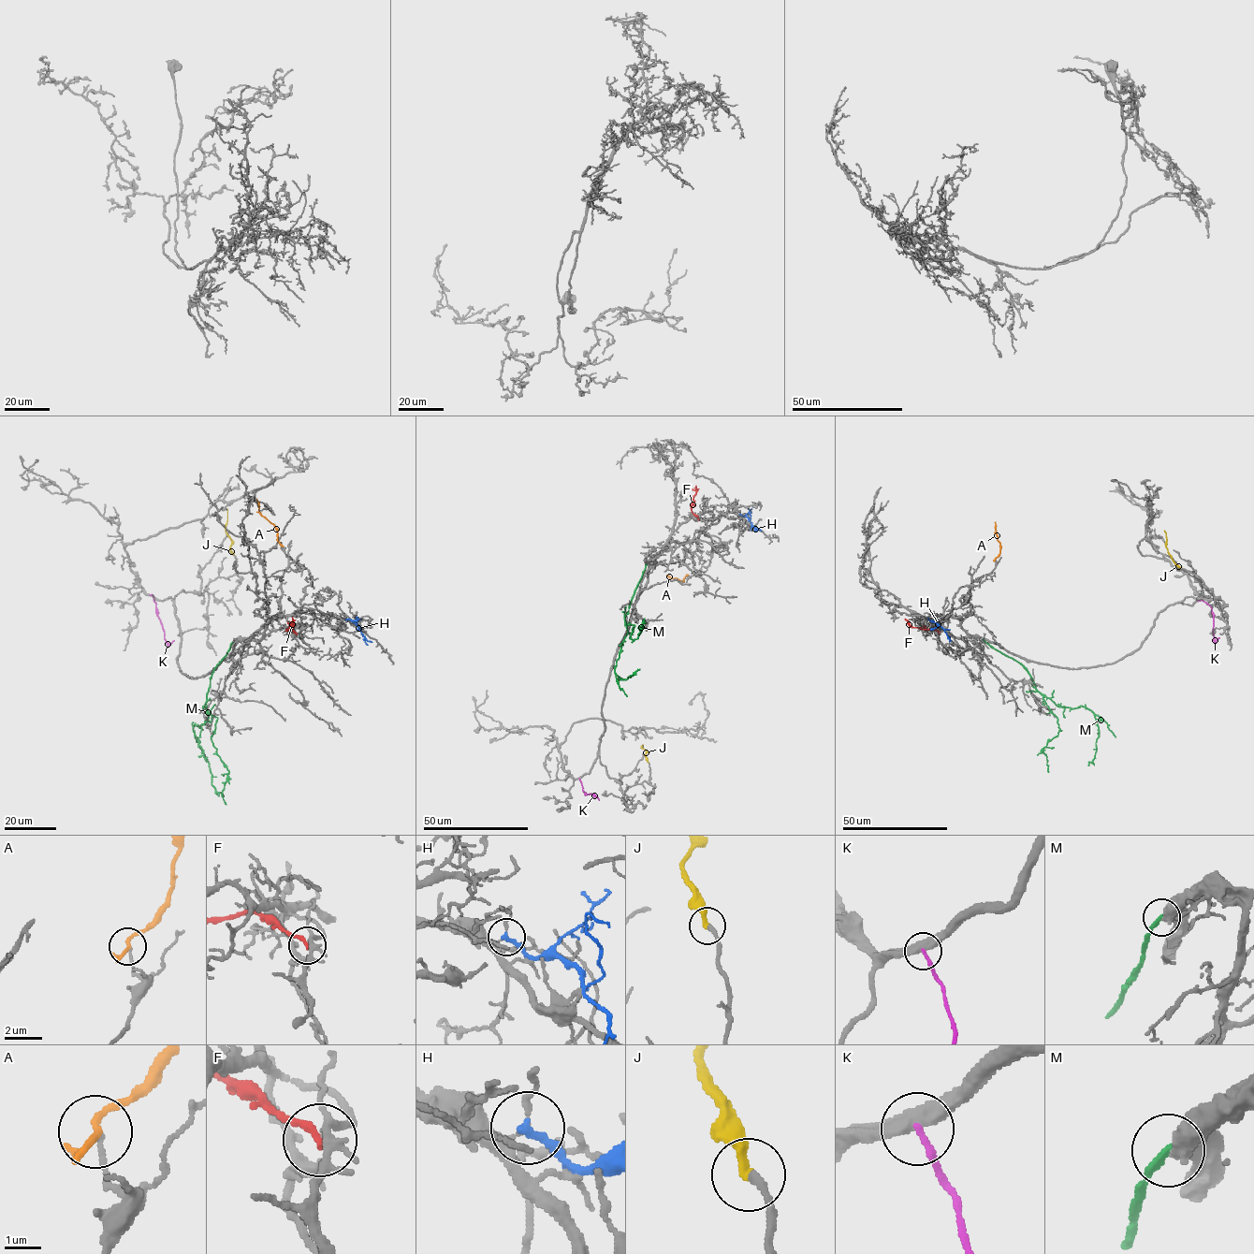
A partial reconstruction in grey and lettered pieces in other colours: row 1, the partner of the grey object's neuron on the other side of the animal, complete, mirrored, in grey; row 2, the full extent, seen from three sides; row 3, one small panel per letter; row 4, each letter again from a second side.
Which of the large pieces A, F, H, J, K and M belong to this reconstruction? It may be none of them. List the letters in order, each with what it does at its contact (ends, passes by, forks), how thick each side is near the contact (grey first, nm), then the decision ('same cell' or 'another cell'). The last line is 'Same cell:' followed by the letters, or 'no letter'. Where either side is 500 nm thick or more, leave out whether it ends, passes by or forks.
A: it forks; calibres 130 and 150 nm; another cell
F: it ends; calibres 150 and 220 nm; another cell
H: it ends; calibres 170 and 280 nm; another cell
J: it ends; calibres 200 and 280 nm; same cell
K: it ends; calibres 440 and 190 nm; another cell
M: it ends; calibres 440 and 240 nm; another cell
Same cell: J

